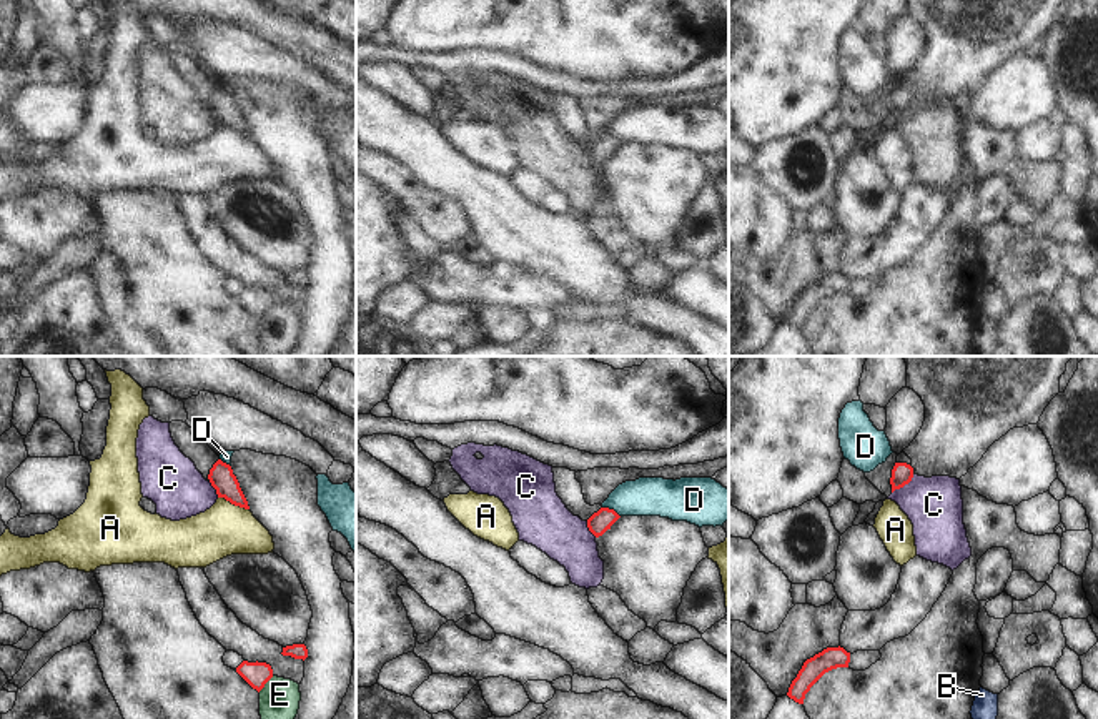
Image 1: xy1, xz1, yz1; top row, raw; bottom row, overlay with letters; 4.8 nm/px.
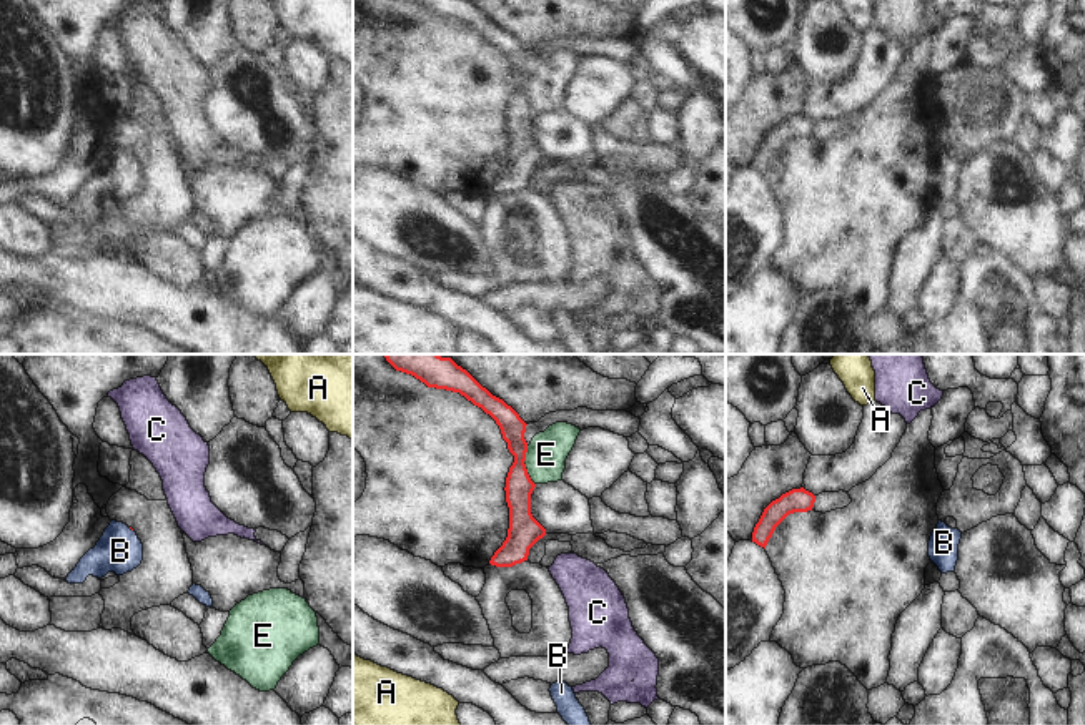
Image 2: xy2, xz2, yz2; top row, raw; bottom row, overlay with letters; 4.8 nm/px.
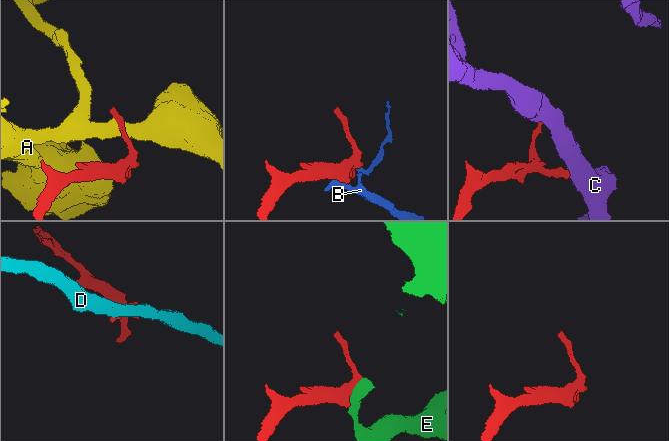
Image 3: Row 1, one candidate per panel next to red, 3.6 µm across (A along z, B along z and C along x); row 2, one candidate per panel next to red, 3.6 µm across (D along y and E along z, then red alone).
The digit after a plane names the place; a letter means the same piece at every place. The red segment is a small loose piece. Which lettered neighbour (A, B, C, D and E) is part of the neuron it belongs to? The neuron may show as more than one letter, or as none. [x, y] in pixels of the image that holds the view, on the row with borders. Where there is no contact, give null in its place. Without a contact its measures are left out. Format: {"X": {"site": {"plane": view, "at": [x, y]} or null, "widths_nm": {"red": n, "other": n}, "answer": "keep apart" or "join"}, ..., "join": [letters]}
{"A": {"site": {"plane": "xy1", "at": [233, 503]}, "widths_nm": {"red": 120, "other": 260}, "answer": "keep apart"}, "B": {"site": null, "answer": "join"}, "C": {"site": {"plane": "yz1", "at": [904, 485]}, "widths_nm": {"red": 110, "other": 280}, "answer": "keep apart"}, "D": {"site": {"plane": "xz1", "at": [611, 510]}, "widths_nm": {"red": 100, "other": 190}, "answer": "keep apart"}, "E": {"site": {"plane": "xz2", "at": [525, 466]}, "widths_nm": {"red": 130, "other": 190}, "answer": "keep apart"}, "join": ["B"]}

